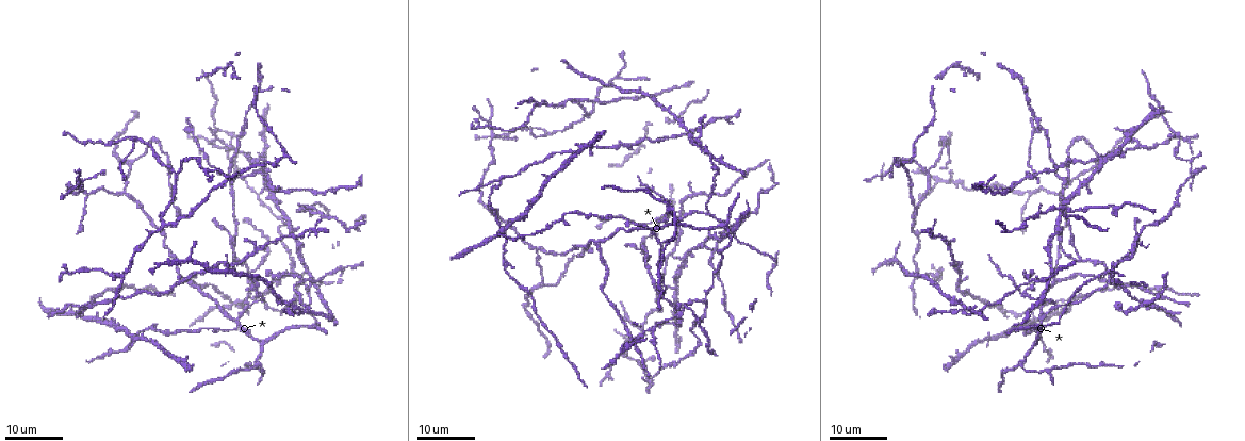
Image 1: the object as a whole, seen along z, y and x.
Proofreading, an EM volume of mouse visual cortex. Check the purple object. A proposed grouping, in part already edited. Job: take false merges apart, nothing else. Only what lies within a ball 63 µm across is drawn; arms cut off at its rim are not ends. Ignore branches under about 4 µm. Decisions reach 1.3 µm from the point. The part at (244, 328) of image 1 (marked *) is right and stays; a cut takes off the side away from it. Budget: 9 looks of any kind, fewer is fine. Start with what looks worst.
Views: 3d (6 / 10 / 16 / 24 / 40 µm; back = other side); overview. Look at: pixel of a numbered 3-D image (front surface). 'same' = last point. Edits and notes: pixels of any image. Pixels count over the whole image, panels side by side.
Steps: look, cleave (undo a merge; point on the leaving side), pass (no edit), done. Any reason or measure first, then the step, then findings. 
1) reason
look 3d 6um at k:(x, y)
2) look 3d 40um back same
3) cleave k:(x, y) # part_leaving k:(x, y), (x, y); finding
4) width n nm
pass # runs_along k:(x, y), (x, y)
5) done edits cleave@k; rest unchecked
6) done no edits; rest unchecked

three arms meet
look 3d 16um at 1:(492, 134)

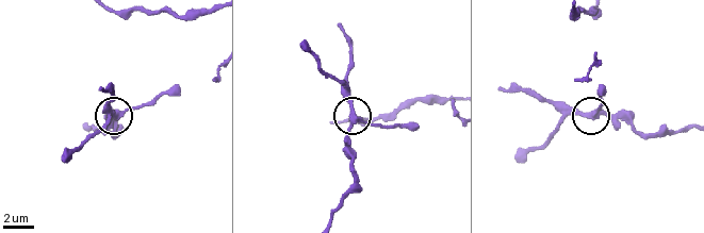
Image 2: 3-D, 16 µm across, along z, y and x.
look 3d 10um at 2:(358, 121)

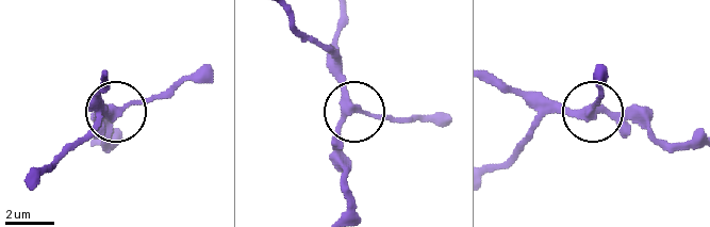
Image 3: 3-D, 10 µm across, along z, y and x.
side_arm 19 um
pass # runs_along 3:(689, 143), (664, 145), (634, 123), (585, 109), (539, 109); one neuron here

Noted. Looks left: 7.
branch point
look 3d 16um at 1:(1030, 175)

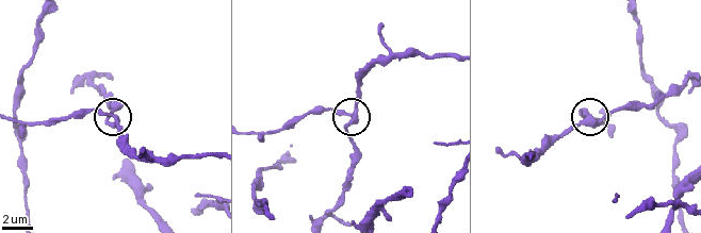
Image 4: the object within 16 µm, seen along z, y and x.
look 3d 6um at 4:(114, 118)

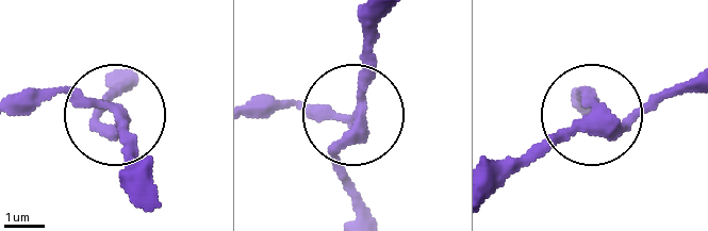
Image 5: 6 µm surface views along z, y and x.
side_arm 23 um
pass # runs_along 5:(114, 83), (98, 111), (114, 120), (56, 97), (16, 97); continuous, no second neuron

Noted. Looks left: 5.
two arms in line, one across
look 3d 24um at 1:(510, 223)

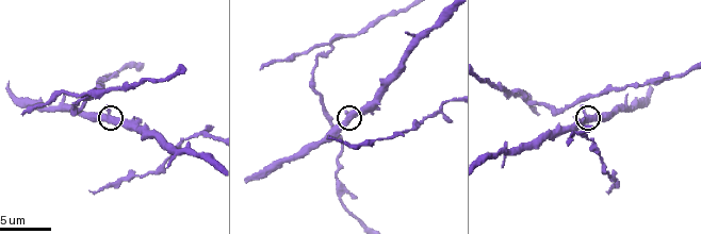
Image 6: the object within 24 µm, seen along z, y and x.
zoom in
look 3d 10um at 6:(590, 115)

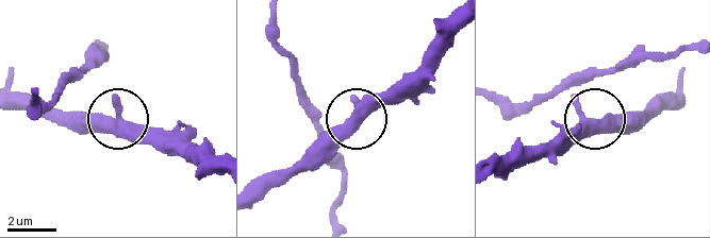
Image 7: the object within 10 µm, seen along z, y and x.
pass # one neuron here

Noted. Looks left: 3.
branch point
look 3d 24um at 1:(258, 294)

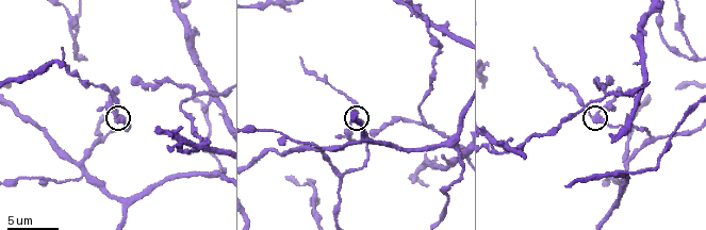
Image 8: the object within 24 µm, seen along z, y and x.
zoom in
look 3d 10um at 8:(595, 117)

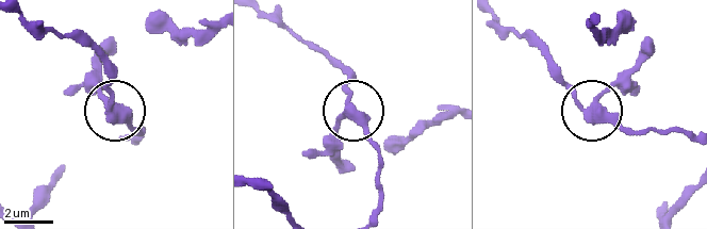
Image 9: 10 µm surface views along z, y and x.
arms 3
pass # runs_along 9:(375, 211), (380, 199), (380, 157), (350, 97), (350, 67); all the same neuron

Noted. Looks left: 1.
done no edits; rest unchecked

